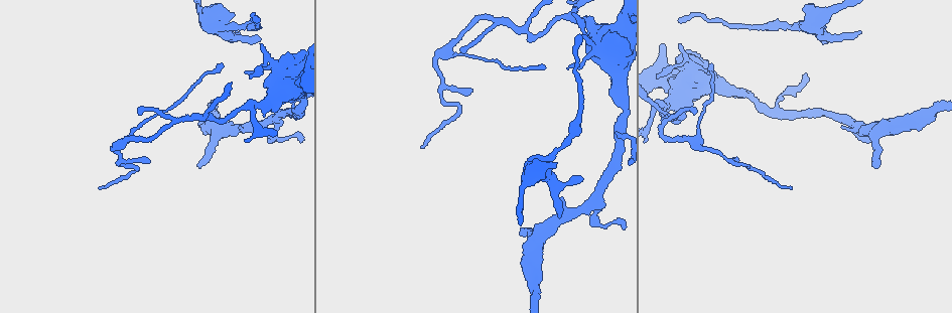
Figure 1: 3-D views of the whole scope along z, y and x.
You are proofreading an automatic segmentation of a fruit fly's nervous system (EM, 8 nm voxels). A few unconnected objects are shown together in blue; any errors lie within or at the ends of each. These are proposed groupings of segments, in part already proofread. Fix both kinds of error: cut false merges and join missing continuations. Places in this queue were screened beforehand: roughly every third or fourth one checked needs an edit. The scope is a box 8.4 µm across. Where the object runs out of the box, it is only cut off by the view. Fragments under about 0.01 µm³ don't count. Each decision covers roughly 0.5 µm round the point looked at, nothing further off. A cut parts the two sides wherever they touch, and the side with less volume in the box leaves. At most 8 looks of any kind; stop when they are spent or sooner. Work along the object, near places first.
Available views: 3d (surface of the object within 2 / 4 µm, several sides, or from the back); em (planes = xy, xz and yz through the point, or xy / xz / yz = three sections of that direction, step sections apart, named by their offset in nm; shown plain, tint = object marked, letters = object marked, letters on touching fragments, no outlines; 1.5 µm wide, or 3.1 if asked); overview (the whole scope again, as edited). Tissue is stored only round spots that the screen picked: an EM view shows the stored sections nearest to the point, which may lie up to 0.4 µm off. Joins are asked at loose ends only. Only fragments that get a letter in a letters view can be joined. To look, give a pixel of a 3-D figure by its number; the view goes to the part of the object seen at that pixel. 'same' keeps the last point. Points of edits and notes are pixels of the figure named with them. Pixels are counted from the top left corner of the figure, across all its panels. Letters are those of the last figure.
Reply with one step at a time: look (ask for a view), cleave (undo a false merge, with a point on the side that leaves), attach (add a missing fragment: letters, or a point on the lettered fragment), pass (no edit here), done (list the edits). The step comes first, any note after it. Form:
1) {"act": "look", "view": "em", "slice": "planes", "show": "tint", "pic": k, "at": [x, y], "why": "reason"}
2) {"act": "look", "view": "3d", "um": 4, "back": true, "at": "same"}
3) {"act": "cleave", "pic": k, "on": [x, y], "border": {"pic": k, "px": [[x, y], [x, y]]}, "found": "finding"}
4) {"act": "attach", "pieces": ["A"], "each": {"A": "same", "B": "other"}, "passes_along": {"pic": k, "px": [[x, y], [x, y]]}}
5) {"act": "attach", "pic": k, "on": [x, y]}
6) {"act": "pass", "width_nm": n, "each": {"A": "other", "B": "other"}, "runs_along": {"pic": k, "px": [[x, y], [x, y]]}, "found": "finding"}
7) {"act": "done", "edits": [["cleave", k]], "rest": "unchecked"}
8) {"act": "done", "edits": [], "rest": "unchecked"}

{"act": "look", "view": "3d", "um": 2, "pic": 1, "at": [257, 18], "why": "free end"}

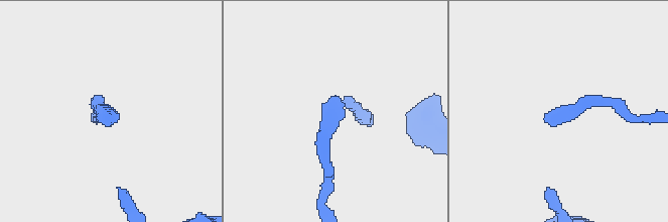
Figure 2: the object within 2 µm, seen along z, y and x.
{"act": "look", "view": "em", "slice": "planes", "show": "letters", "pic": 2, "at": [336, 99]}

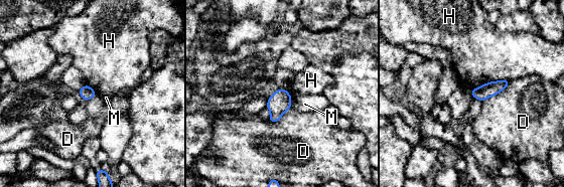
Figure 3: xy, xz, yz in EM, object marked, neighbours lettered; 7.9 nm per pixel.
{"act": "pass", "each": {"D": "other", "H": "other", "M": "other"}, "border": {"pic": 3, "px": [[510, 79], [487, 81], [471, 89]]}, "found": "none of them fits"}

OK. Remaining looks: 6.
{"act": "look", "view": "3d", "um": 2, "pic": 1, "at": [253, 106], "why": "abrupt turn"}

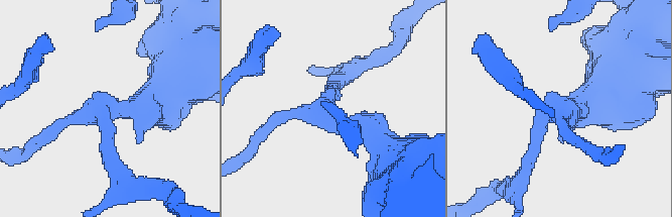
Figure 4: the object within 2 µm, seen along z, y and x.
{"act": "look", "view": "em", "slice": "xy", "step": 4, "show": "tint", "pic": 4, "at": [561, 111], "arms": 3, "why": "need the tissue"}

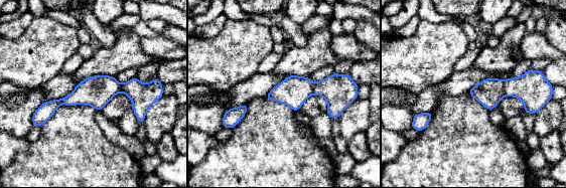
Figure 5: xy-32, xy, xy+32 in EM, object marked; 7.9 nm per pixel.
{"act": "look", "view": "em", "slice": "planes", "show": "letters", "at": "same", "why": "another direction"}

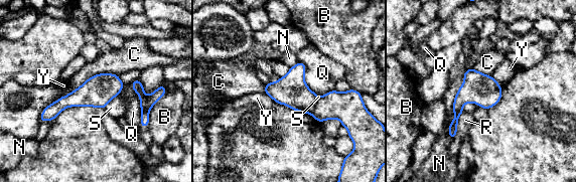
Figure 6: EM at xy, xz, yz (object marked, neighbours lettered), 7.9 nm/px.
{"act": "cleave", "pic": 6, "on": [291, 89], "each": {"B": "other", "C": "other", "N": "other", "Q": "other", "R": "other", "S": "other", "Y": "other"}, "found": "a second cell is stuck on"}

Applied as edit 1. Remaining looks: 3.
{"act": "done", "edits": [["cleave", 6]], "rest": "unchecked"}

